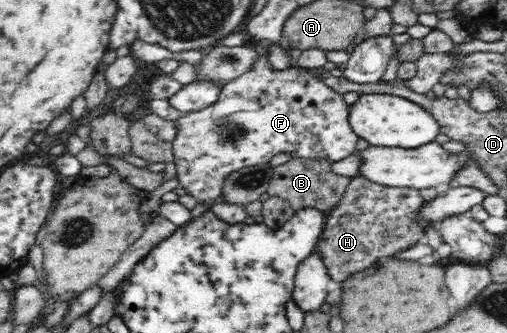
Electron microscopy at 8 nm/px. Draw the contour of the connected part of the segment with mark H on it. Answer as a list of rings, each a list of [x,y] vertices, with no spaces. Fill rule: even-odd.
[[[359,175],[352,177],[342,200],[326,213],[317,245],[330,277],[341,282],[348,275],[374,265],[380,257],[392,257],[425,242],[425,226],[419,219],[419,211],[424,205],[416,189],[383,187]]]

